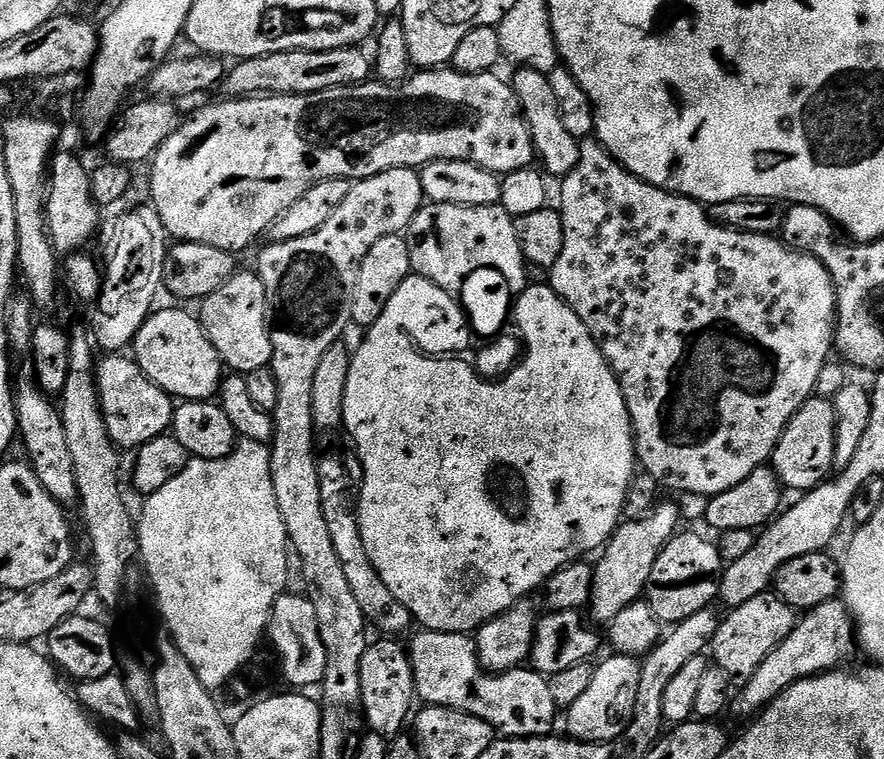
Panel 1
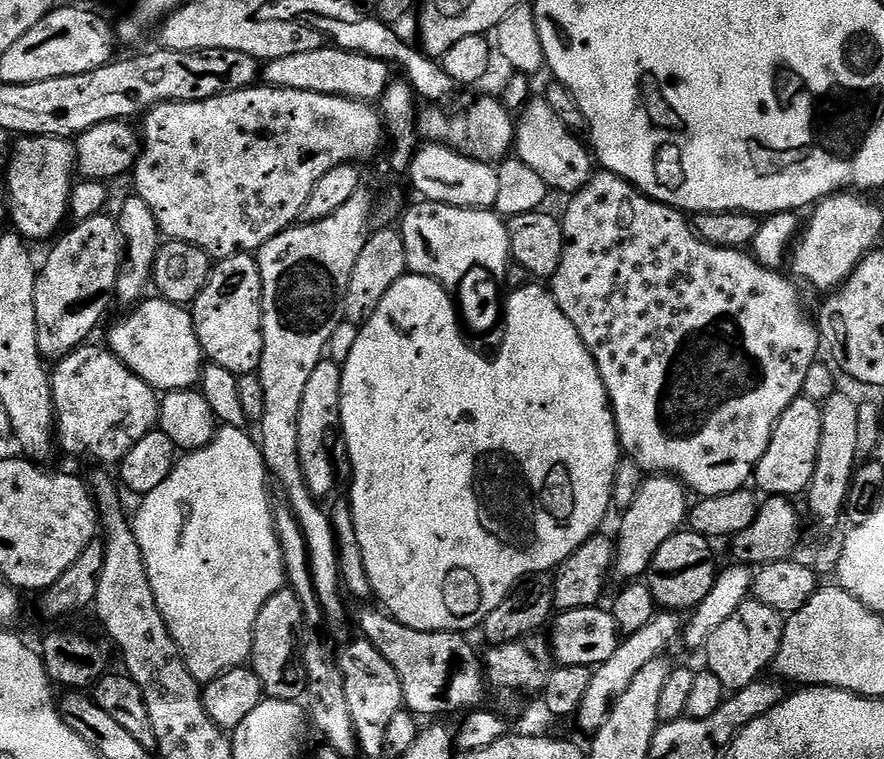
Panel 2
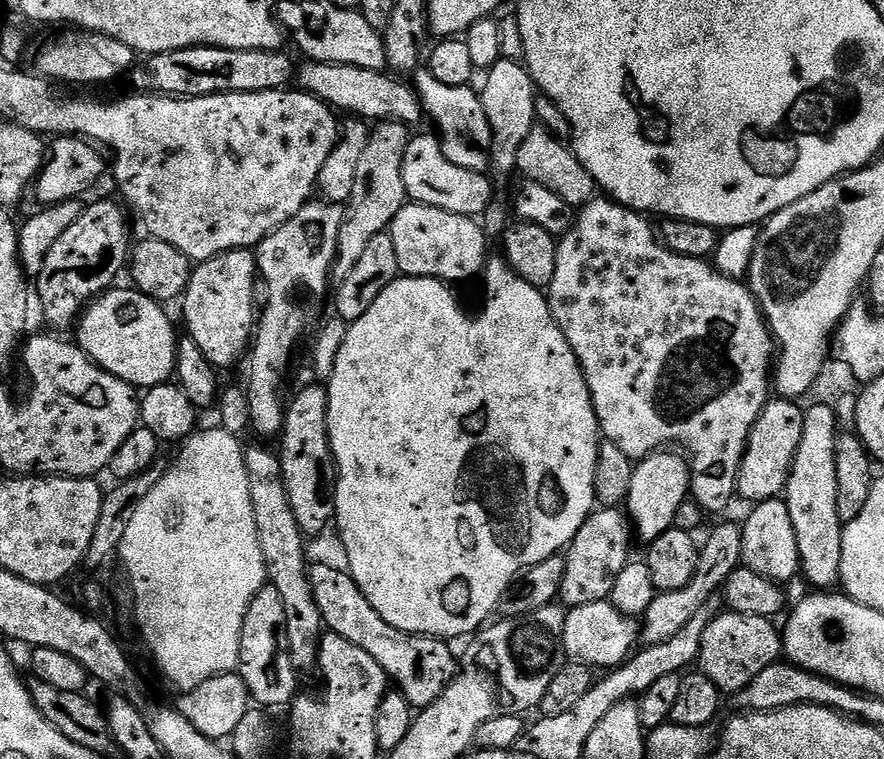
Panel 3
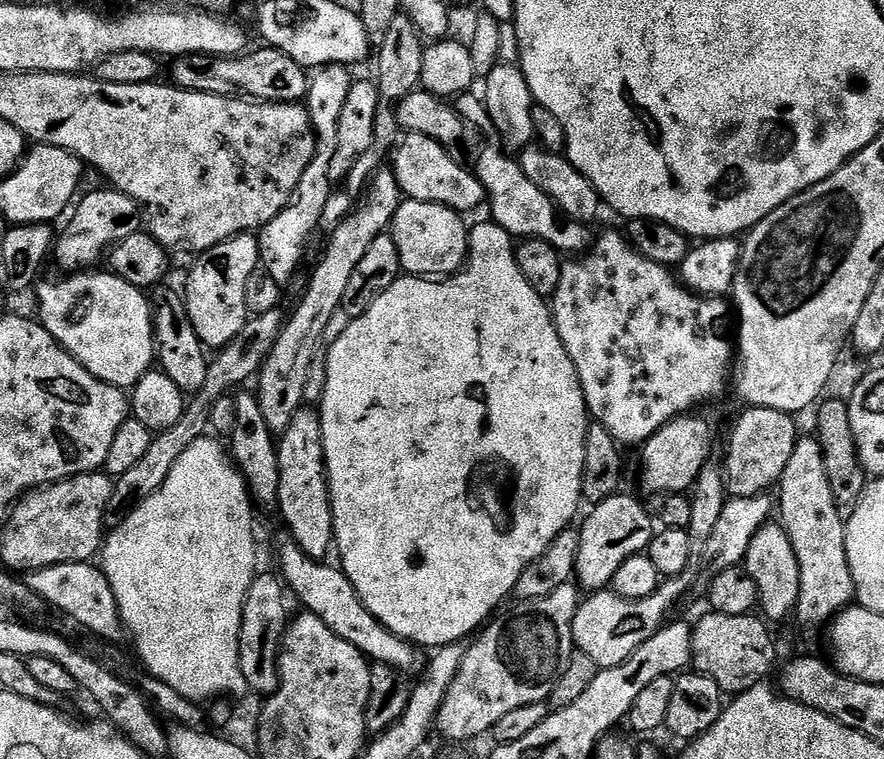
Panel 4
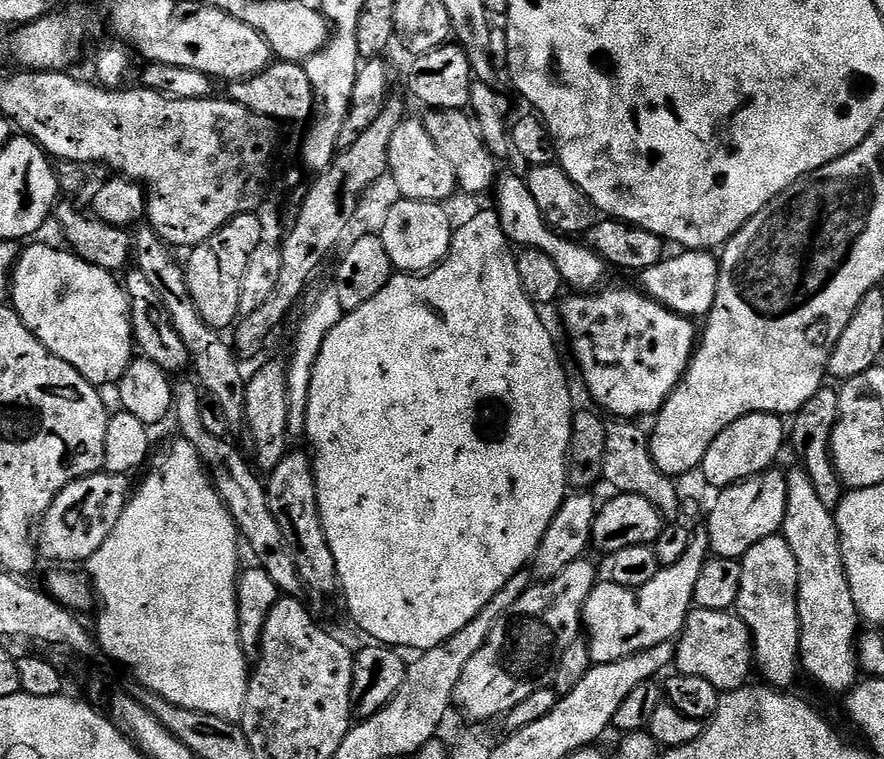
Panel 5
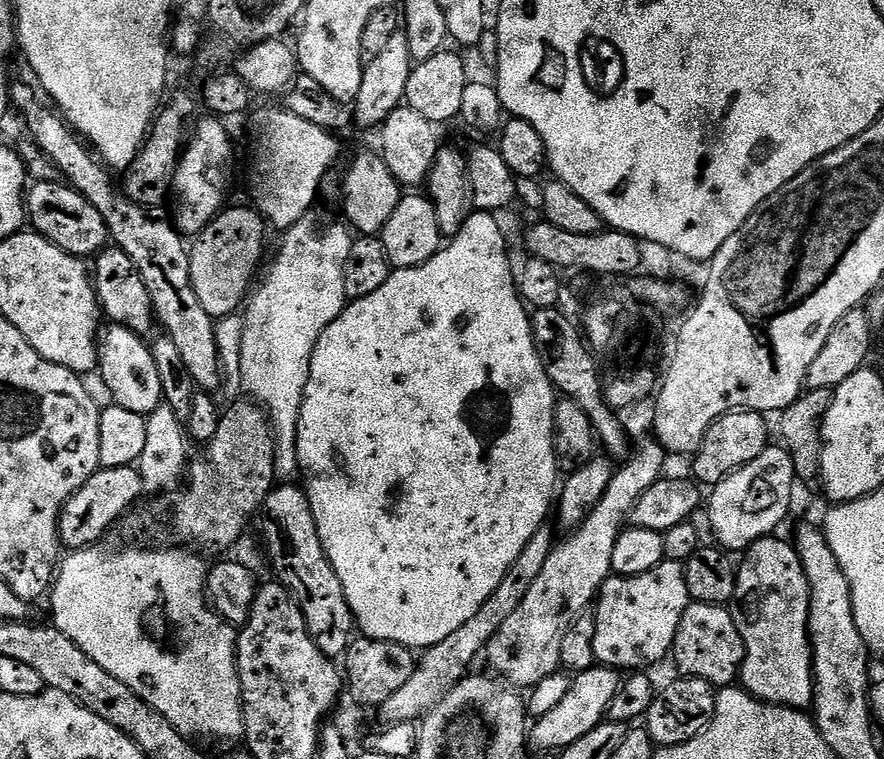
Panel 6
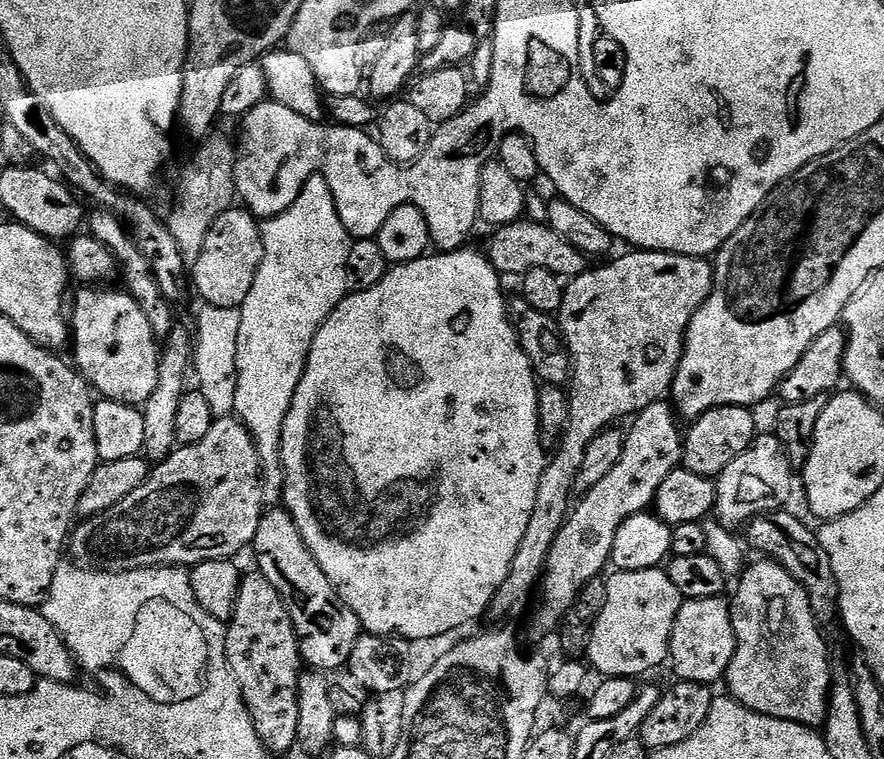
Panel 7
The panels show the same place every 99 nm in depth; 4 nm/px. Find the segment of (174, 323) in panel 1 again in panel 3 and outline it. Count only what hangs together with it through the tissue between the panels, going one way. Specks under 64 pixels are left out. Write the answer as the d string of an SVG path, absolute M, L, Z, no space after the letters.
M113 287L103 296L96 297L84 309L75 329L75 339L99 368L105 368L137 390L169 383L176 371L178 343L171 318L160 309L163 308L161 301L151 300L135 287L120 287Z

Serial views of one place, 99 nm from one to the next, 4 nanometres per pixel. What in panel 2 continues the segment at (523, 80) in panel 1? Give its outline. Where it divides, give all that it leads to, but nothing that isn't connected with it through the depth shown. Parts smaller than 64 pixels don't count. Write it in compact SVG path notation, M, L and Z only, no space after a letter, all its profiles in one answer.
M544 98L529 99L514 120L516 139L514 156L530 166L553 193L571 194L586 186L594 171L594 157L589 145L564 124Z

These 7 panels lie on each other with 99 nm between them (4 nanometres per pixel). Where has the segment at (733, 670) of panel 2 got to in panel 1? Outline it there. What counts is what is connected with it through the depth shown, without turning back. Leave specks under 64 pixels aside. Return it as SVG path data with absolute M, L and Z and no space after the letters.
M765 594L750 598L750 602L731 609L727 615L728 617L725 620L723 617L719 621L717 630L712 635L710 641L710 656L714 661L715 667L723 670L737 685L743 686L750 678L754 678L754 670L758 670L758 666L762 666L762 662L766 662L766 658L770 658L770 654L774 654L774 650L778 645L792 633L798 619L798 612L797 609L791 608L779 596Z

